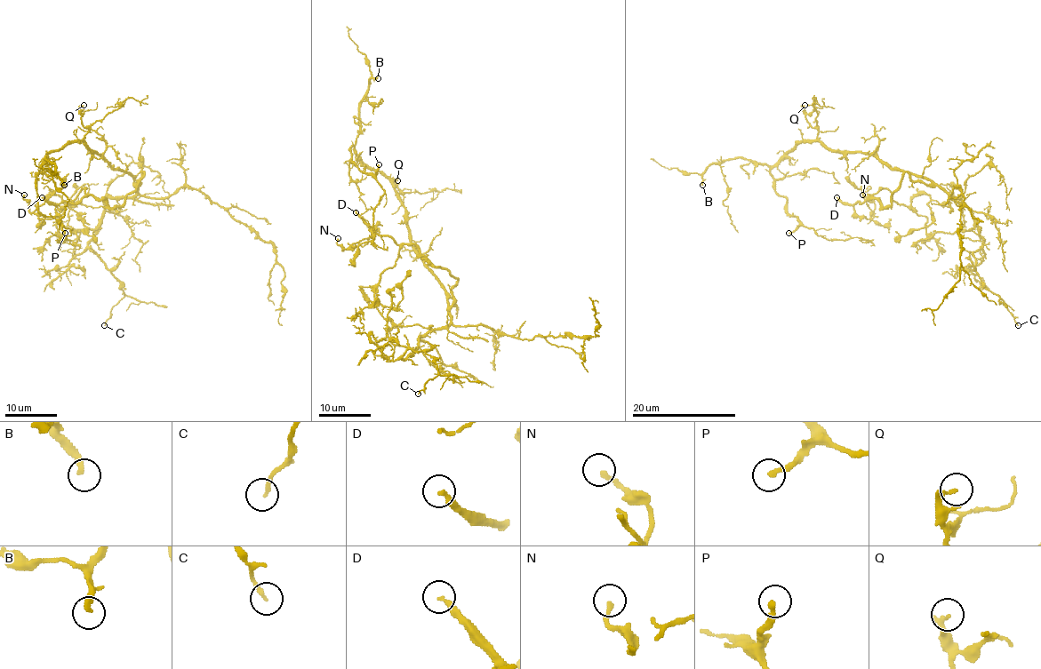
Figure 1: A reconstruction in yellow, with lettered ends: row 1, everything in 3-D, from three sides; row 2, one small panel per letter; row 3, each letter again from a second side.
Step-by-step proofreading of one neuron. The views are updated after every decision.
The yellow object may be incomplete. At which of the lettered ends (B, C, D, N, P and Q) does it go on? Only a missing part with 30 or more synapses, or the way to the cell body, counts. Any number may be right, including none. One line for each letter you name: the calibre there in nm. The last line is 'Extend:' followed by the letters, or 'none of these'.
B: 240 nm thick
D: 240 nm thick
P: 240 nm thick
Extend: B, D, P

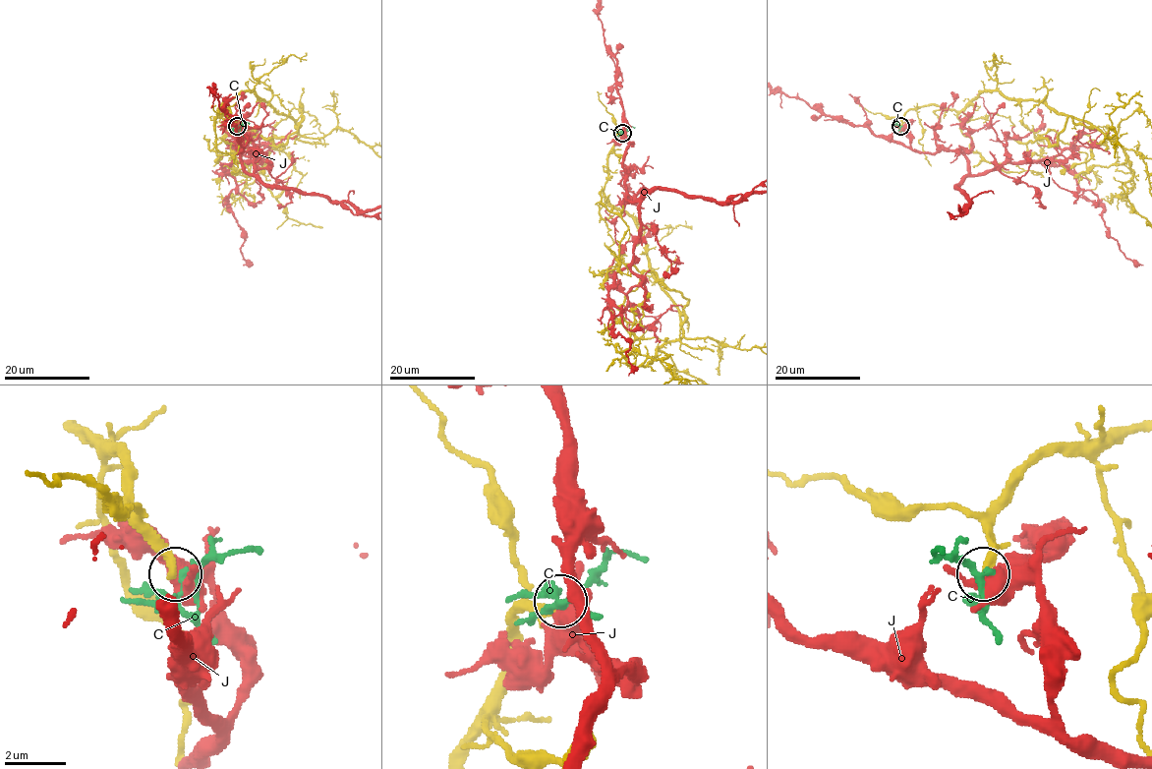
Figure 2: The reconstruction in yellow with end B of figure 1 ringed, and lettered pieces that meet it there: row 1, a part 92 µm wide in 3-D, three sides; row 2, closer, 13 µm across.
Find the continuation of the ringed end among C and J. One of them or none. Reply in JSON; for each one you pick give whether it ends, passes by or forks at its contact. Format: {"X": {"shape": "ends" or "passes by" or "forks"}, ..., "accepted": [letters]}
{"accepted": []}

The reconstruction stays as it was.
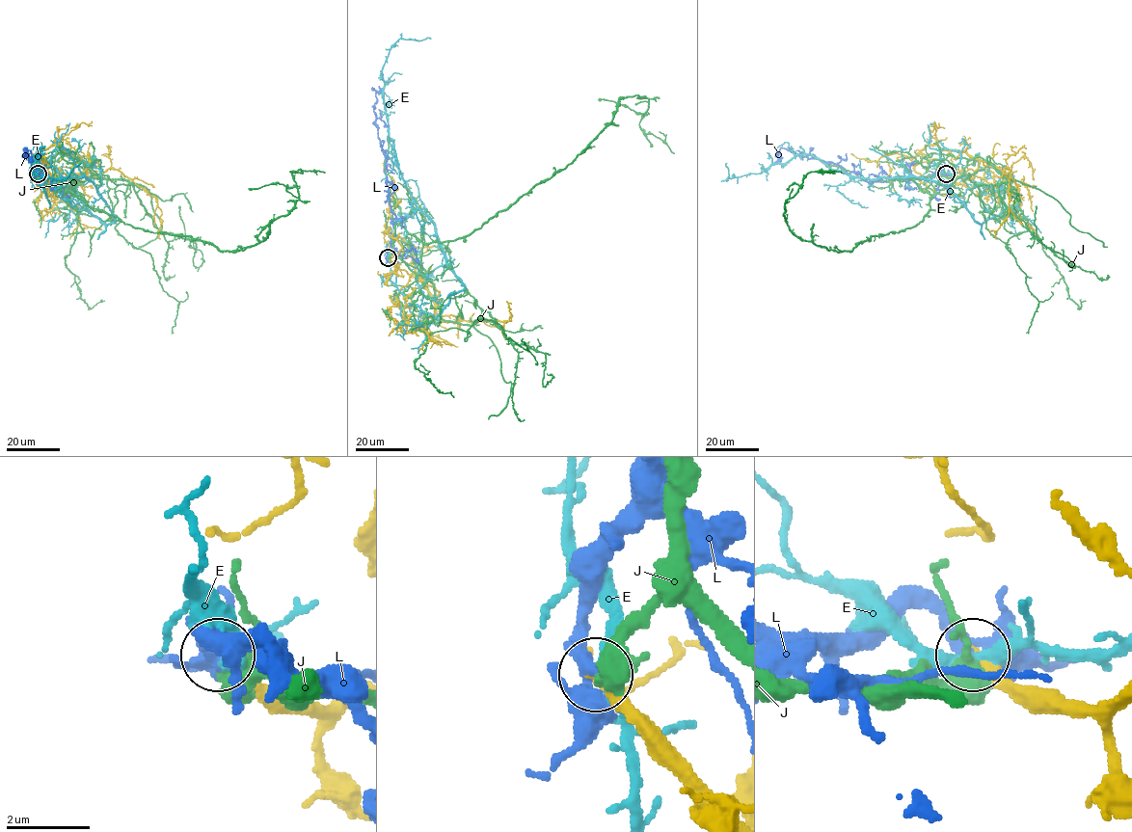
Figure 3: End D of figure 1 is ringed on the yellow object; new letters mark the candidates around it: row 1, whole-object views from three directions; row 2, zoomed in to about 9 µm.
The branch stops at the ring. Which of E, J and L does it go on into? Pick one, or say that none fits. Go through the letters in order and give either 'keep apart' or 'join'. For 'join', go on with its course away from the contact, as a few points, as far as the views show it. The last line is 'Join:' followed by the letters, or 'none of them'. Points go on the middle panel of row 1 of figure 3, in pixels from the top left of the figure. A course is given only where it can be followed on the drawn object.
E: keep apart
J: keep apart
L: join; it runs (388, 259), (395, 221), (388, 195), (384, 169), (386, 156), (373, 111), (379, 86)
Join: L

